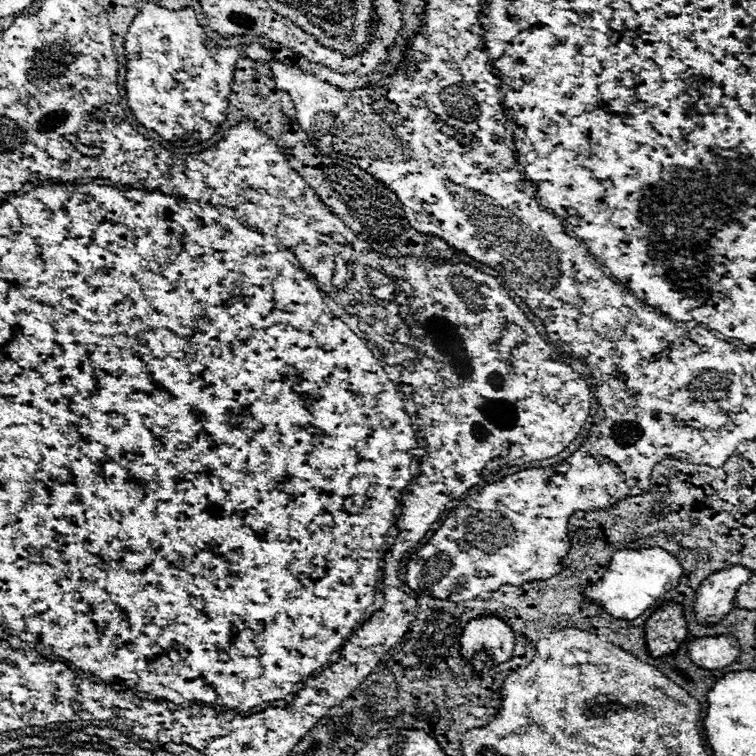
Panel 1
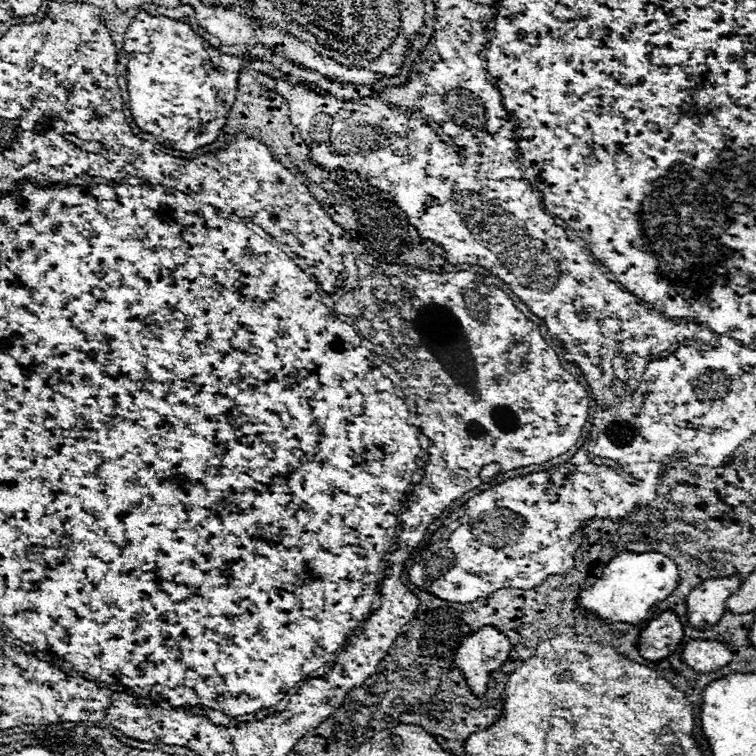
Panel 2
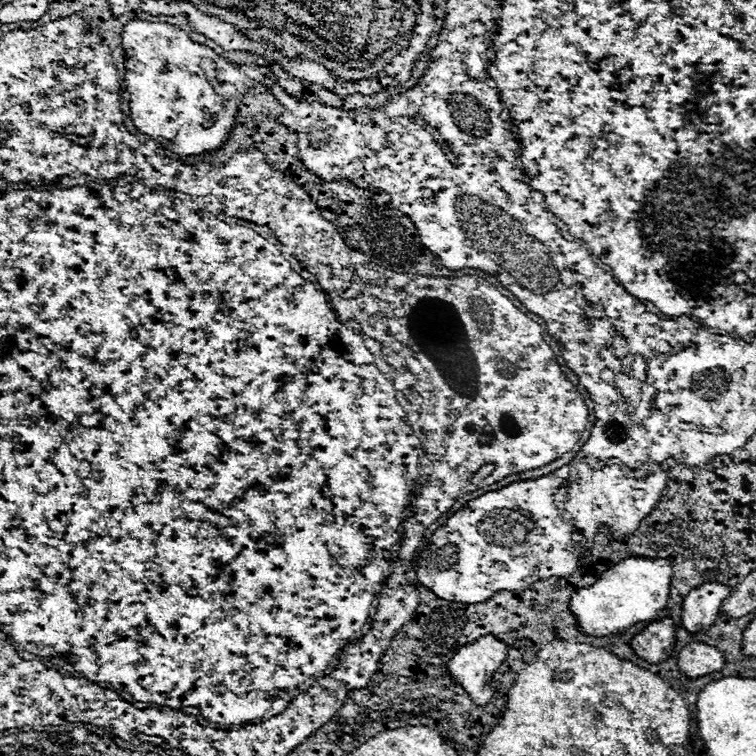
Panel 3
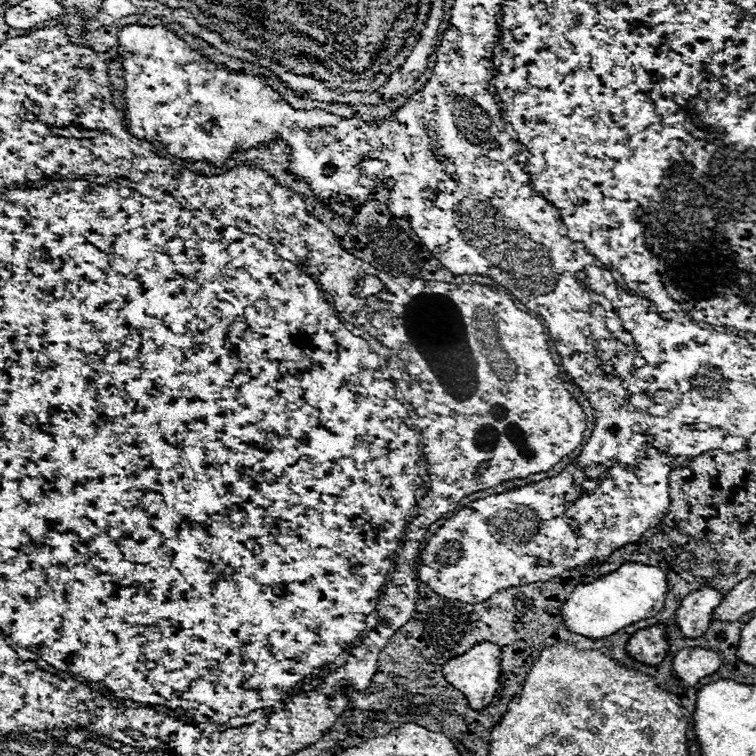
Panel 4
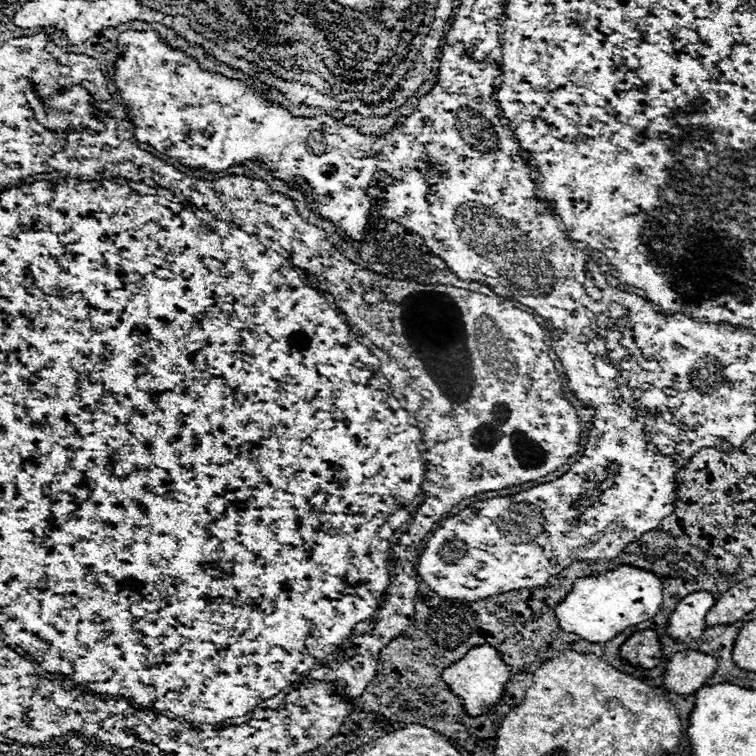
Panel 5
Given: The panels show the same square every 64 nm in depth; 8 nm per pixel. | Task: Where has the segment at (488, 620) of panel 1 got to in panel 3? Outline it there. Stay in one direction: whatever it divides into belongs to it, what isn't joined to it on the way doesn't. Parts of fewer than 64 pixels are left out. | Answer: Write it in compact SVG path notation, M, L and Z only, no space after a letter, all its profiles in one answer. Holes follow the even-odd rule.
M484 634L482 638L462 646L454 658L448 662L452 678L470 692L476 704L486 704L494 690L490 686L492 674L504 662L508 646L494 634Z

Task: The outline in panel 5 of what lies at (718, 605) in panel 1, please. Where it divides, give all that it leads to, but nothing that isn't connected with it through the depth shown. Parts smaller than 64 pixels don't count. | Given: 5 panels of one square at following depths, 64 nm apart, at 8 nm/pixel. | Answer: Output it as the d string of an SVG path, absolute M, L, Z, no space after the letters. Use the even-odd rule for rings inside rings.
M692 592L678 602L670 616L668 634L680 642L696 640L706 630L706 614L716 604L712 592Z

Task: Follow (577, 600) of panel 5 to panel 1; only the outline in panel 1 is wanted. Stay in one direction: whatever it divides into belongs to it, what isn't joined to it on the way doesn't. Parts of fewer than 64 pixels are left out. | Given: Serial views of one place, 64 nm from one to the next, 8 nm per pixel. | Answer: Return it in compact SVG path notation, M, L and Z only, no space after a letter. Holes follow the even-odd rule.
M644 548L644 550L618 550L606 574L590 588L586 588L586 598L600 602L606 612L610 612L614 618L634 620L642 616L662 594L678 586L678 580L682 576L684 568L680 566L678 558L670 552L664 552L662 548Z

